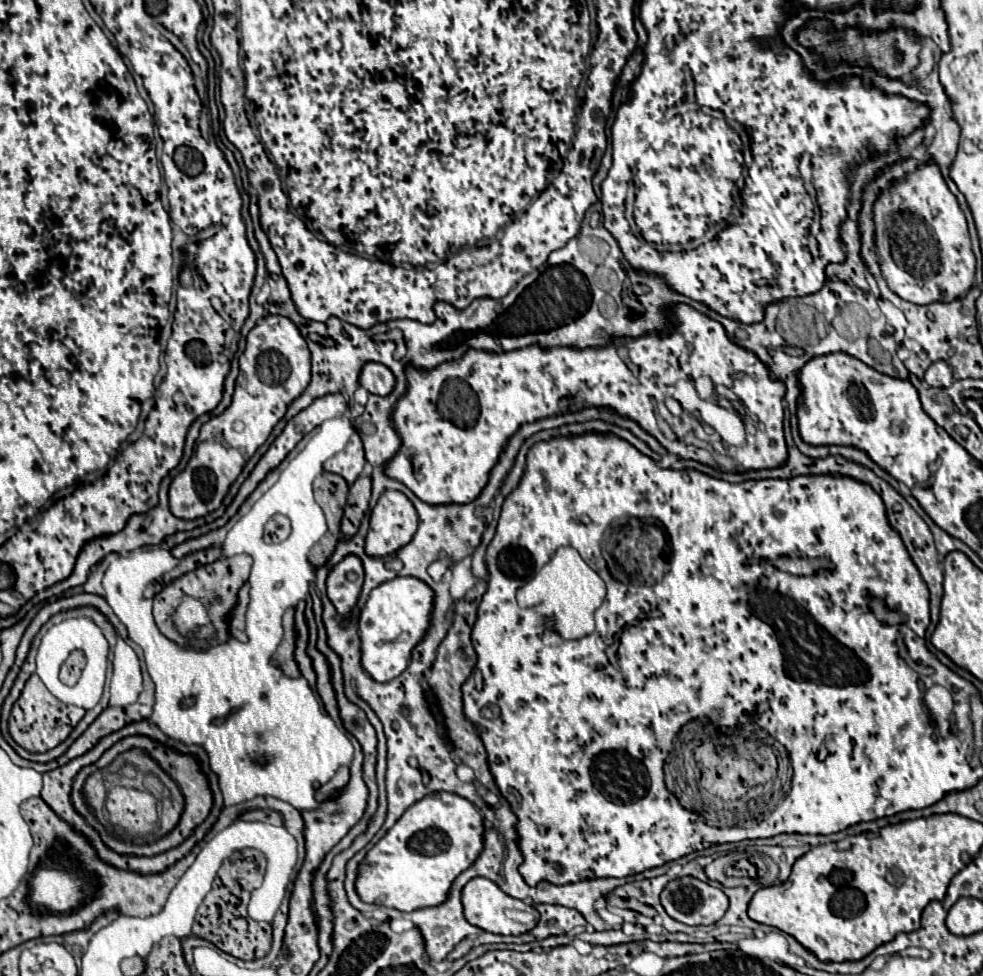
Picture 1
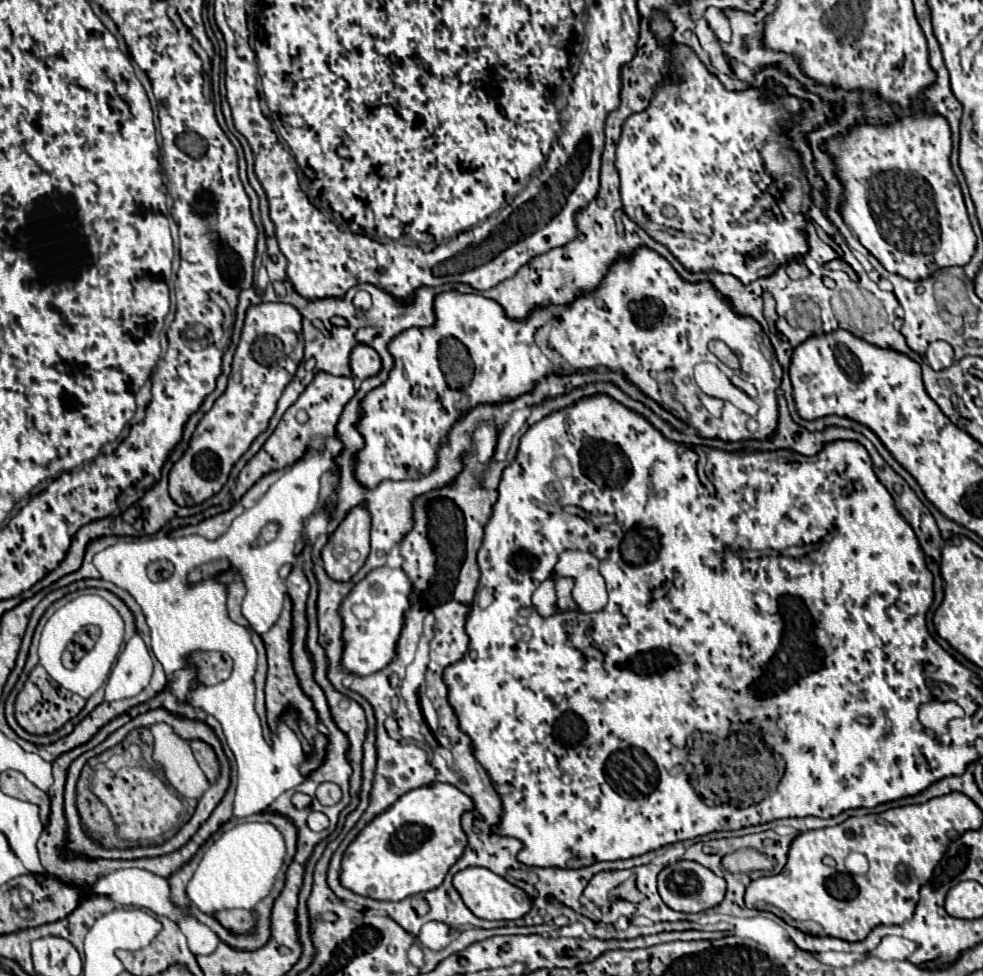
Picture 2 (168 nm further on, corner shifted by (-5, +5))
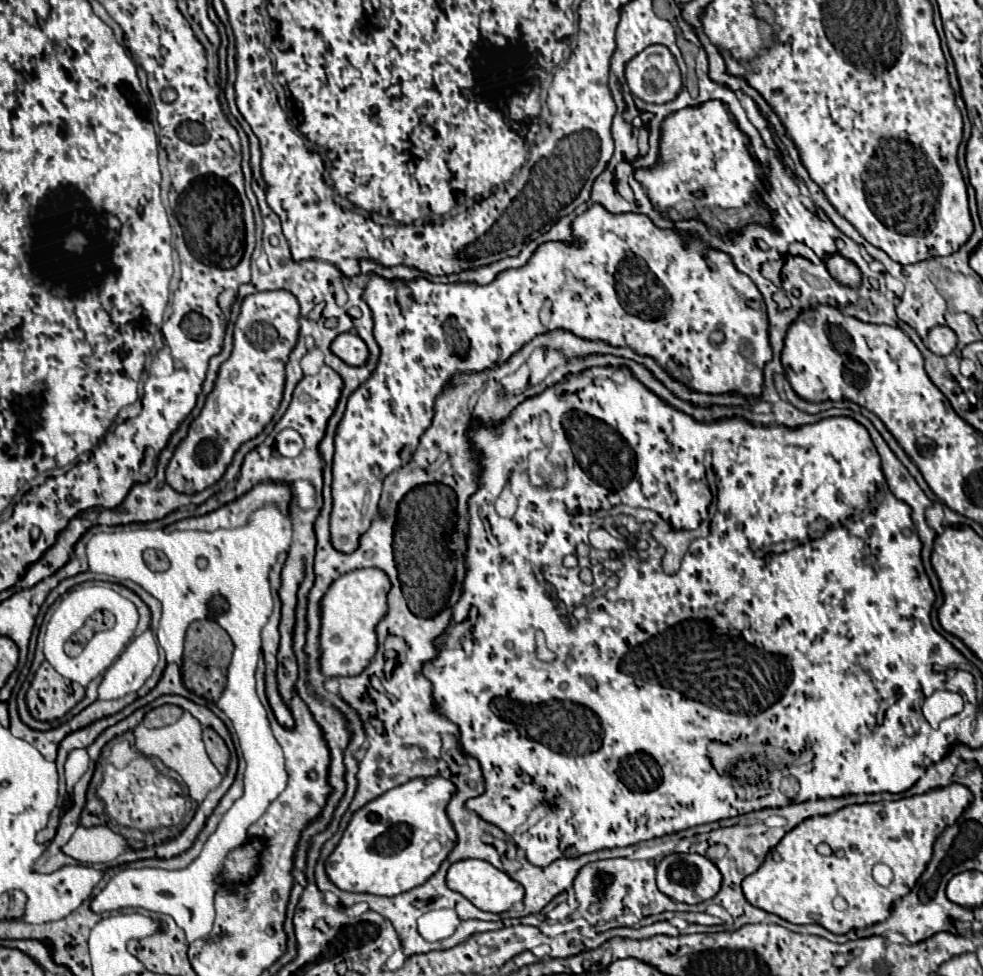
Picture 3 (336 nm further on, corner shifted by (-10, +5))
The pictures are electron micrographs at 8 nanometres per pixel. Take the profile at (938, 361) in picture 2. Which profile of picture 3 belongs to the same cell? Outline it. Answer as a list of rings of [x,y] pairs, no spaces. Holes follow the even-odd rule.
[[[934,327],[924,343],[934,355],[950,355],[956,349],[956,335],[948,327]]]

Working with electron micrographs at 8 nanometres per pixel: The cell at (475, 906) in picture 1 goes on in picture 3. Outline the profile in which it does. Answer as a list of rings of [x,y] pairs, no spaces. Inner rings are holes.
[[[466,859],[466,861],[458,861],[448,869],[446,875],[446,883],[452,891],[462,893],[468,901],[472,901],[478,909],[488,911],[488,913],[504,913],[508,909],[514,907],[514,903],[524,899],[524,887],[516,881],[512,881],[504,871],[496,869],[494,865],[490,865],[488,861],[480,861],[480,859]]]

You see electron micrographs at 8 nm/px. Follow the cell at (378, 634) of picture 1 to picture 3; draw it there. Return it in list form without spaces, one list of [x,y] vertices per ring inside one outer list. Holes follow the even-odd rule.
[[[358,569],[336,579],[322,599],[322,631],[320,631],[320,665],[326,677],[360,675],[378,651],[378,635],[374,627],[386,617],[386,595],[390,579],[380,569]]]

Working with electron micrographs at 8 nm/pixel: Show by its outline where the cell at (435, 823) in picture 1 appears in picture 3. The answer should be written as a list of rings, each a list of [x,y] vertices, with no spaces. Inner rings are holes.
[[[426,777],[394,787],[364,805],[352,815],[342,841],[326,861],[330,881],[342,891],[382,897],[396,897],[426,883],[458,843],[456,831],[446,813],[452,797],[454,783],[442,777]],[[432,839],[442,843],[442,851],[424,859],[422,849]]]

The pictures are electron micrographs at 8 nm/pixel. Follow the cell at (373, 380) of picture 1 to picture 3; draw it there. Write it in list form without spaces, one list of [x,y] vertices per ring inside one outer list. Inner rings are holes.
[[[354,333],[338,335],[332,343],[332,353],[338,355],[344,363],[354,365],[354,367],[362,367],[362,363],[366,363],[368,359],[366,343]]]

